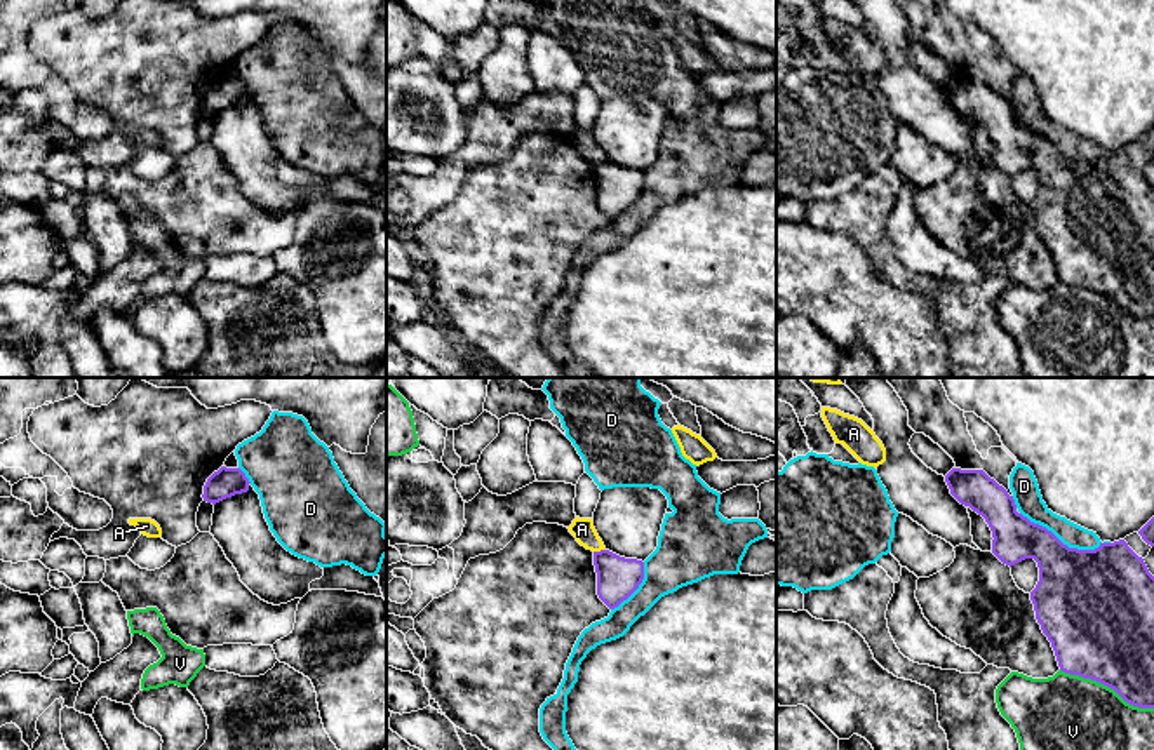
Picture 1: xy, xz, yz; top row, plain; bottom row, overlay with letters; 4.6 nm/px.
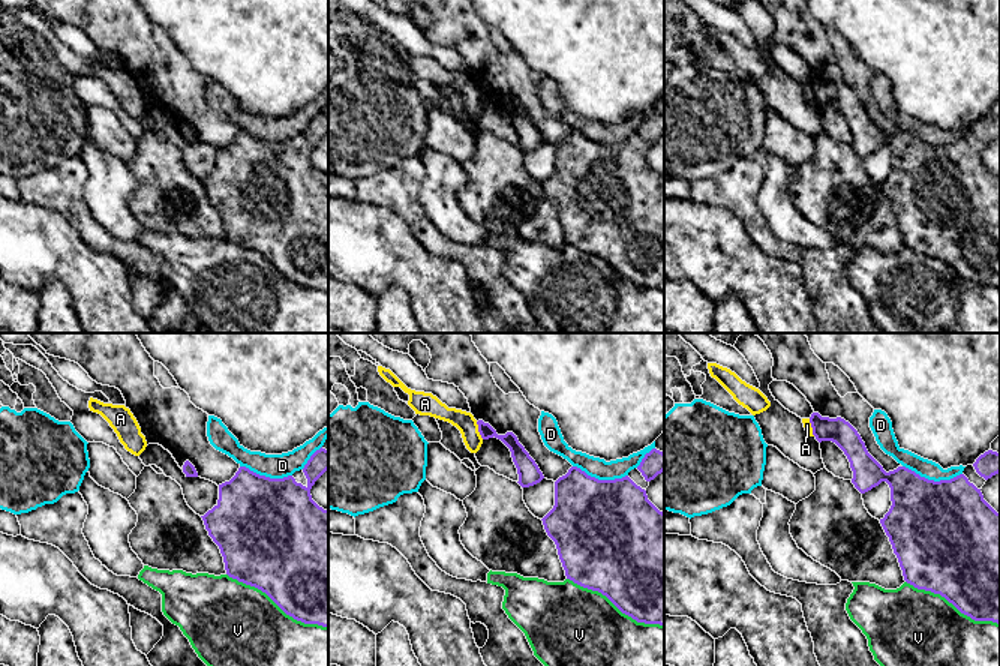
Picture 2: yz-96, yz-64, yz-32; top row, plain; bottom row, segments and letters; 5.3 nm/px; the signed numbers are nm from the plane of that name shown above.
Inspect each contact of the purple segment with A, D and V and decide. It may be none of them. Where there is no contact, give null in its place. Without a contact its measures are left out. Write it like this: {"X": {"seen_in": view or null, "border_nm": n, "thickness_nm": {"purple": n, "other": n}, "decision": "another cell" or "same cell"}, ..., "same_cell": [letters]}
{"A": {"seen_in": "xz", "border_nm": 60, "thickness_nm": {"purple": 190, "other": 100}, "decision": "another cell"}, "D": {"seen_in": "yz", "border_nm": 400, "thickness_nm": {"purple": 380, "other": 130}, "decision": "another cell"}, "V": {"seen_in": "yz", "border_nm": 480, "thickness_nm": {"purple": 460, "other": 500}, "decision": "another cell"}, "same_cell": []}

